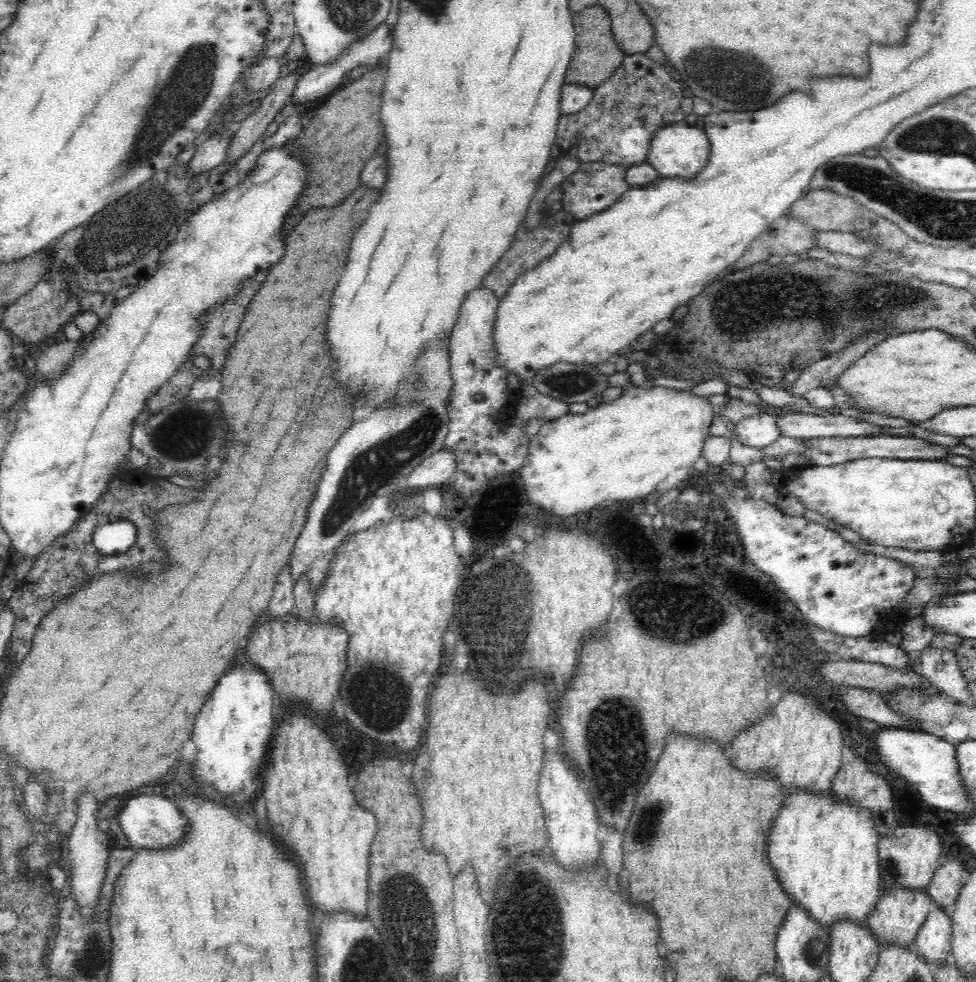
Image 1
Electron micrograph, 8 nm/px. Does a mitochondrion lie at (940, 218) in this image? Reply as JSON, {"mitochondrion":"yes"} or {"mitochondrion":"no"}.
{"mitochondrion":"yes"}

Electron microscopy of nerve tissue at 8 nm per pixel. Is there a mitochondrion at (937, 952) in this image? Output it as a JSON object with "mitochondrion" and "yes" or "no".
{"mitochondrion":"no"}

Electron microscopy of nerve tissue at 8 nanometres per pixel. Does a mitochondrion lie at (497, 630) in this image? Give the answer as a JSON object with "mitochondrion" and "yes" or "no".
{"mitochondrion":"yes"}

